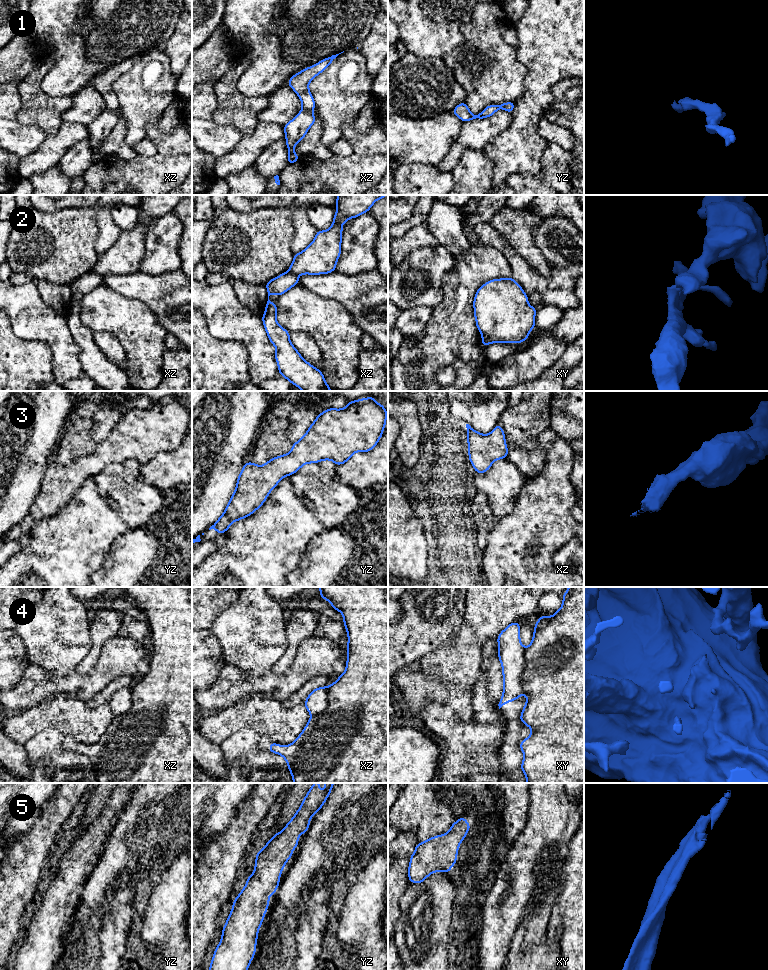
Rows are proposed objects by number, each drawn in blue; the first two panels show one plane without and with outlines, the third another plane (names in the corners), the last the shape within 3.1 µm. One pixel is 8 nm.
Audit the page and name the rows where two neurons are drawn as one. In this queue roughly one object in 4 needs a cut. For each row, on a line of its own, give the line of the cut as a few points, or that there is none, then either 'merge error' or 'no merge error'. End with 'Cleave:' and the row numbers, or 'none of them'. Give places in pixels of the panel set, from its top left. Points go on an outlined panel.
1: cut none; no merge error
2: cut xz (288, 270), (296, 276); merge error
3: cut none; no merge error
4: cut xy (525, 649), (524, 668), (521, 676), (522, 693); merge error
5: cut none; no merge error
Cleave: 2, 4

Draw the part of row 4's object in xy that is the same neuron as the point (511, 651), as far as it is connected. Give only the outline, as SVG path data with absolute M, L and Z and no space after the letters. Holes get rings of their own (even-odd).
M509 624L497 637L498 658L503 672L503 695L499 701L499 709L506 703L518 699L523 690L521 676L525 666L525 648L520 641L520 624Z

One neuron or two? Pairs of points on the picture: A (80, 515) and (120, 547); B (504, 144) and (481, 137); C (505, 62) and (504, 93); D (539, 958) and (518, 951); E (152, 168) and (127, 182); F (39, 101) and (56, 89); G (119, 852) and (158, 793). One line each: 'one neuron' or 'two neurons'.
A: two neurons
B: two neurons
C: one neuron
D: one neuron
E: one neuron
F: two neurons
G: one neuron

